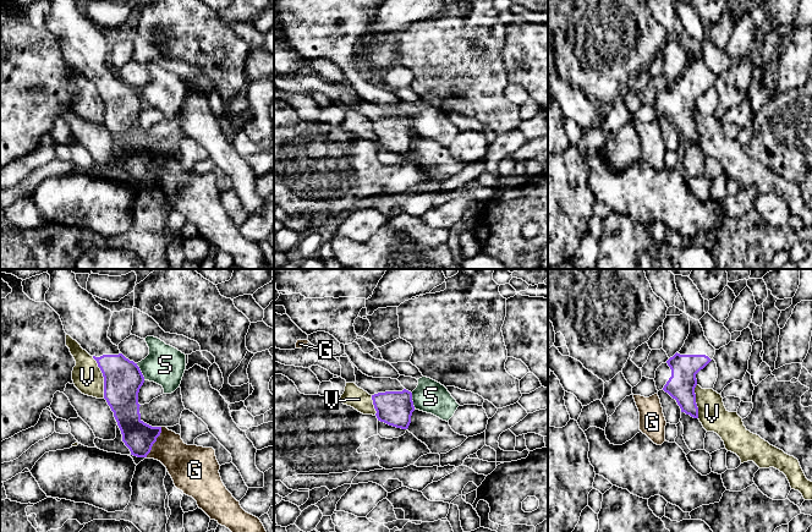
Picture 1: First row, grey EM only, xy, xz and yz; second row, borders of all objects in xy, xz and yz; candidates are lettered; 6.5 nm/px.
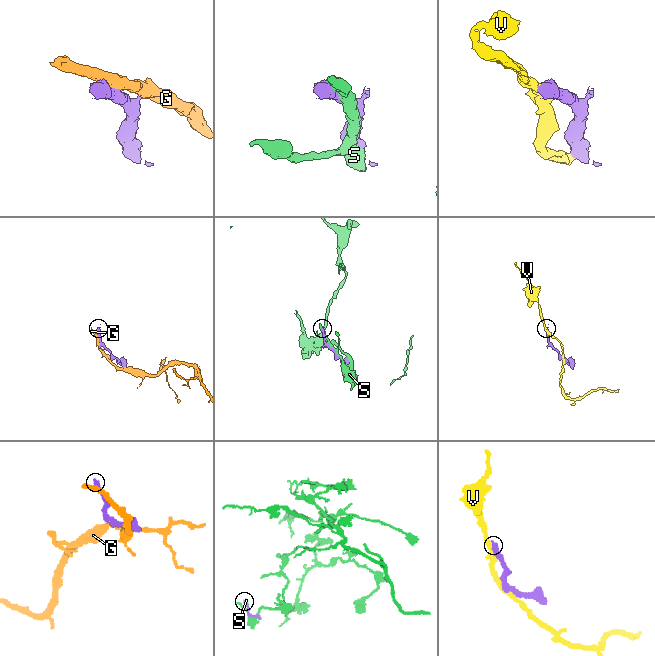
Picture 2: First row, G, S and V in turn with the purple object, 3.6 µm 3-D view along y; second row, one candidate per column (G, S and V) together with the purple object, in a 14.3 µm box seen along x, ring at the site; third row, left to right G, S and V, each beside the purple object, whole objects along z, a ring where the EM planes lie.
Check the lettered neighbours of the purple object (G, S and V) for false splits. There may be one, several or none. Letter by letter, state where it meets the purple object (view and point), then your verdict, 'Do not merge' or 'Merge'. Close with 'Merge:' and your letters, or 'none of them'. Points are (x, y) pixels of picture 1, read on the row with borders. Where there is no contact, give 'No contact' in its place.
G: Touches purple at xy (155, 440). Do not merge
S: Touches purple at xy (141, 372). Do not merge
V: Touches purple at xy (103, 376). Do not merge
Merge: none of them

